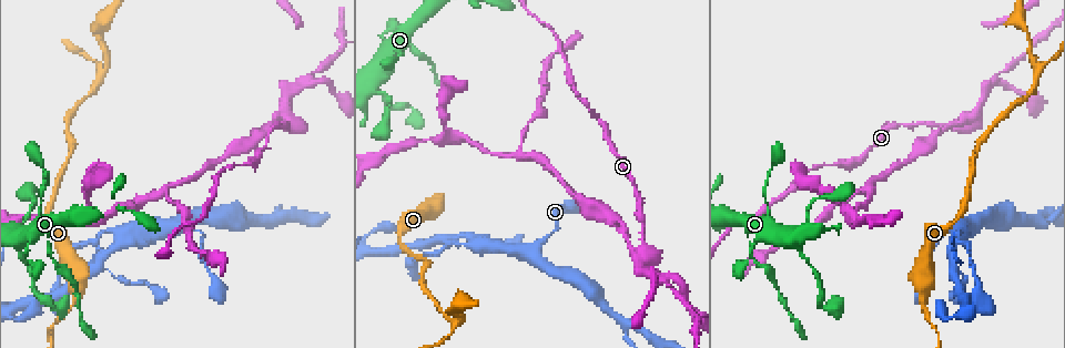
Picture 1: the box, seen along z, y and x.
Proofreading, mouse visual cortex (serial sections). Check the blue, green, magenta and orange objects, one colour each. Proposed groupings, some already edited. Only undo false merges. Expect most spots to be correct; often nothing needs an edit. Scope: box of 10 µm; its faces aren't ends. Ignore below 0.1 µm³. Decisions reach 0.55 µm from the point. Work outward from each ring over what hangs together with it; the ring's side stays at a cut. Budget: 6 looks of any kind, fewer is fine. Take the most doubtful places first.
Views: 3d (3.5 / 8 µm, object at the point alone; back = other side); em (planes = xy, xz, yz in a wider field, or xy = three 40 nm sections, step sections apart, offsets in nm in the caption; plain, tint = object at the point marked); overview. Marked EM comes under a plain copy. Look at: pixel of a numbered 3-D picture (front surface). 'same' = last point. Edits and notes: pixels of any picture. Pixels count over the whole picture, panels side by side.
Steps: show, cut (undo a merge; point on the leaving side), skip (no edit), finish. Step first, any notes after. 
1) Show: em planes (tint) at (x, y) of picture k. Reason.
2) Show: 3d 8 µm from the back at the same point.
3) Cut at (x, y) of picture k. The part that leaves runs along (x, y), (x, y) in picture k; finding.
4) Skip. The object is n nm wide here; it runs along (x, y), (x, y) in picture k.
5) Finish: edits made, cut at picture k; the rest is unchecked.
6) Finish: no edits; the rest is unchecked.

Show: 3d 8 µm at (973, 115) of picture 1. Sharp bend.

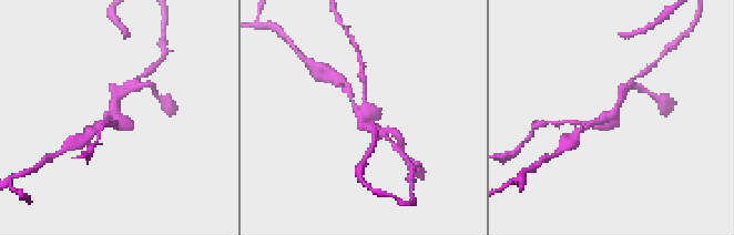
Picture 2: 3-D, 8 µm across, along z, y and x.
Show: em xy step 3 (tint) at the same point. 3 arms meet here; the arms are 150, 200, 250 nm wide; now the EM.

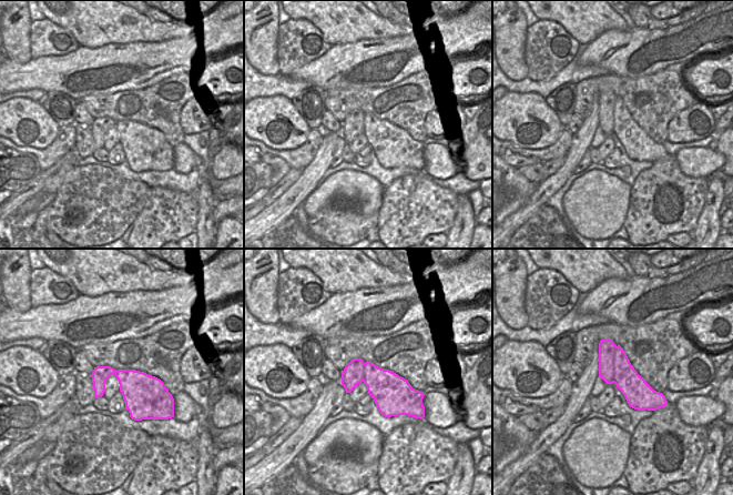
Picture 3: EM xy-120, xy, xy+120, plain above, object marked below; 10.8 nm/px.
Cut at (400, 147) of picture 2. A border runs along (617, 346), (613, 382) in picture 3; two cells meet here.

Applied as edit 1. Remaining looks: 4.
Show: 3d 3.5 µm at (480, 242) of picture 1. Branch point.

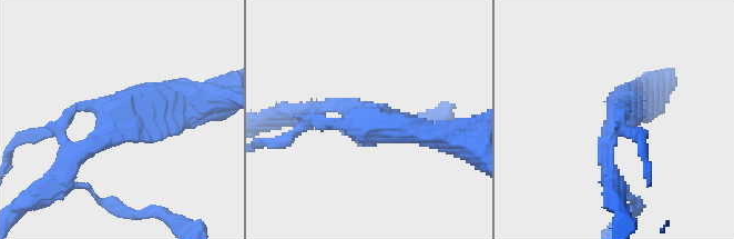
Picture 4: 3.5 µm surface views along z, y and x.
Show: em xy step 5 (tint) at (369, 121) of picture 4. 3 arms meet here; the arms are 150, 200, 400 nm wide.

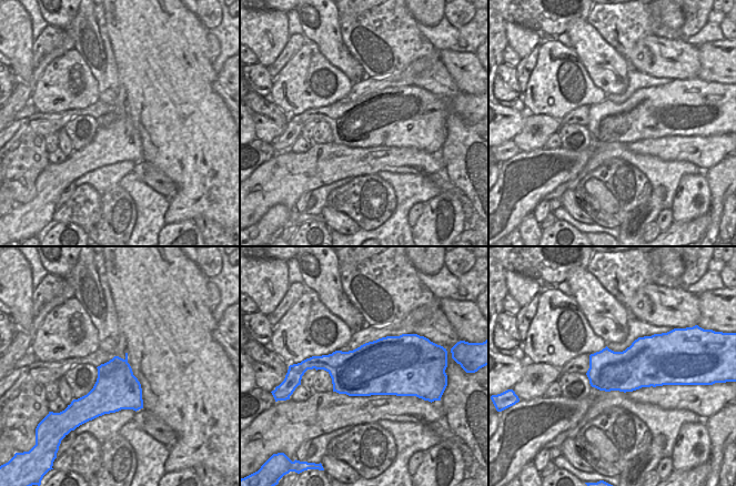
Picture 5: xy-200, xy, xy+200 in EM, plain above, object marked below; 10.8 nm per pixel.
Skip. The object is 600 nm wide here; it runs along (191, 103), (122, 111), (68, 166) in picture 4; one cell here.

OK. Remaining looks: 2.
Show: 3d 3.5 µm at (629, 323) of picture 1. Two arms in line, one across.

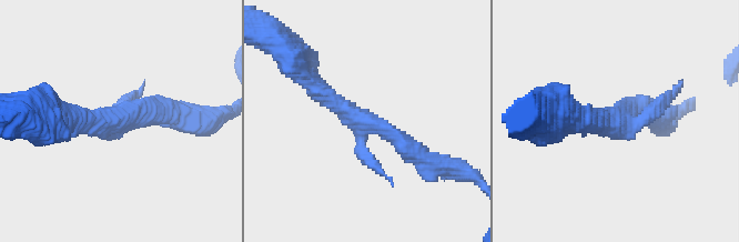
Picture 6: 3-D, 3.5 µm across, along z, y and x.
Show: em xy step 5 (tint) at (368, 125) of picture 6. 3 arms meet here; the arms are 200, 300, 300 nm wide.

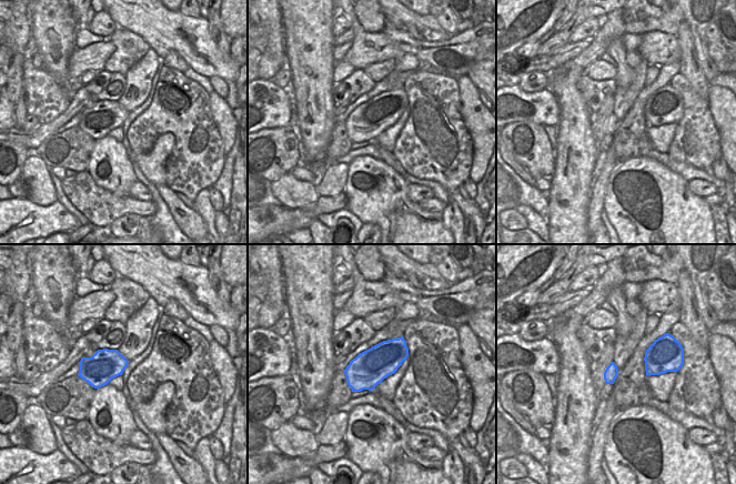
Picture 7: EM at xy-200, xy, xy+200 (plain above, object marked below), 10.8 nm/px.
Skip. It runs along (306, 79), (429, 164) in picture 6; continuous, no second cell.

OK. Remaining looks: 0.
Finish: edits made, cut at picture 2; the rest is unchecked.

